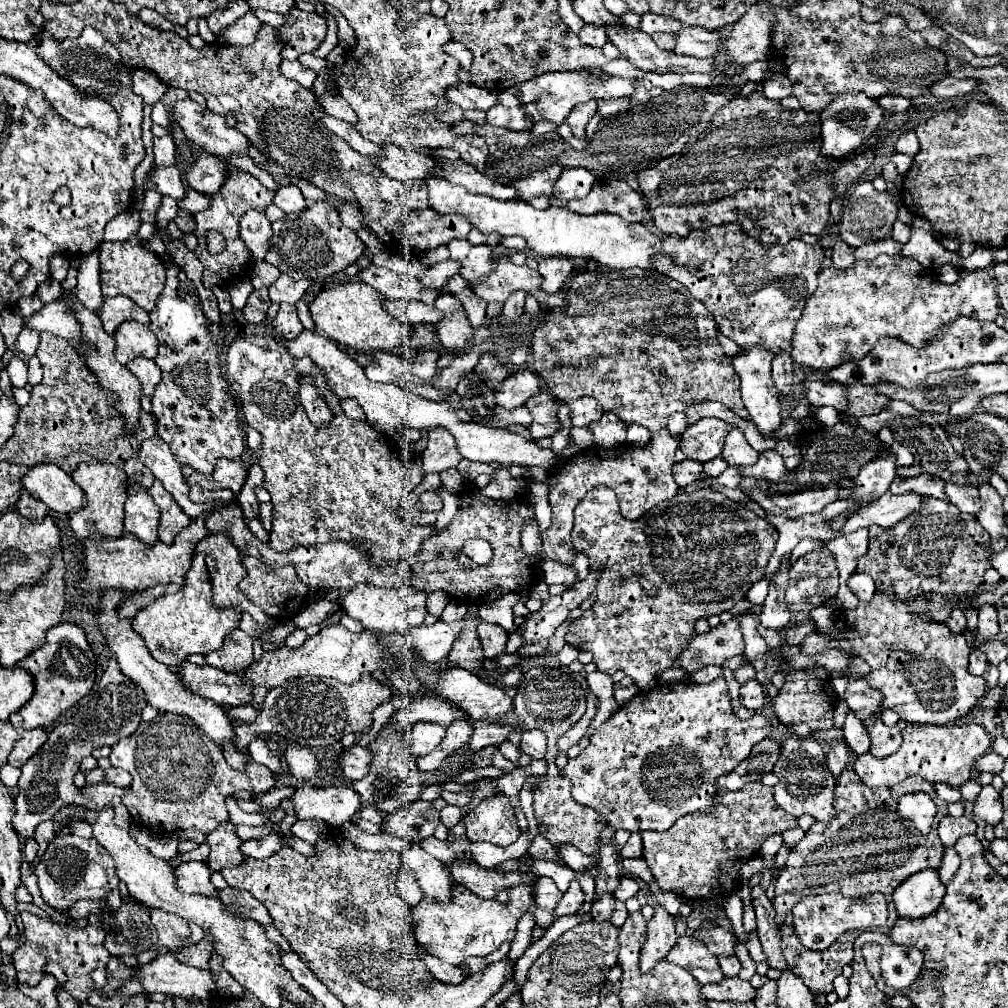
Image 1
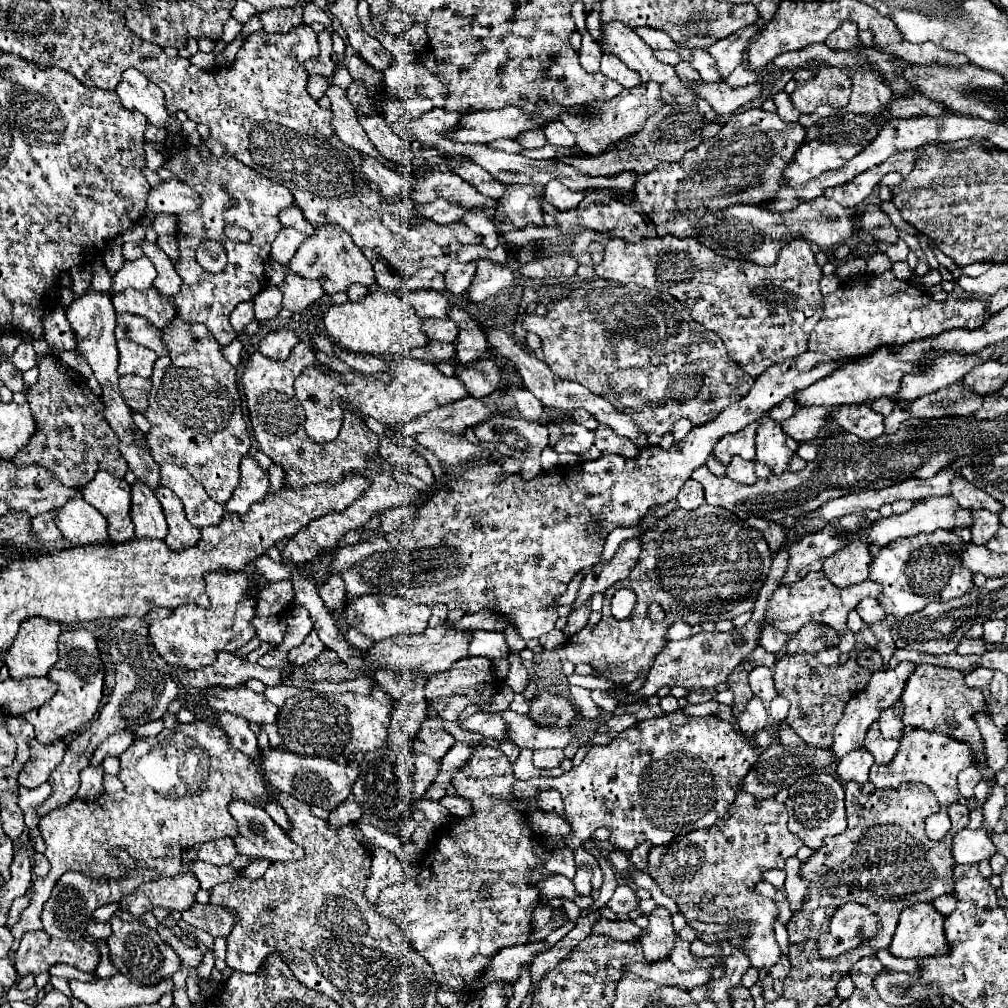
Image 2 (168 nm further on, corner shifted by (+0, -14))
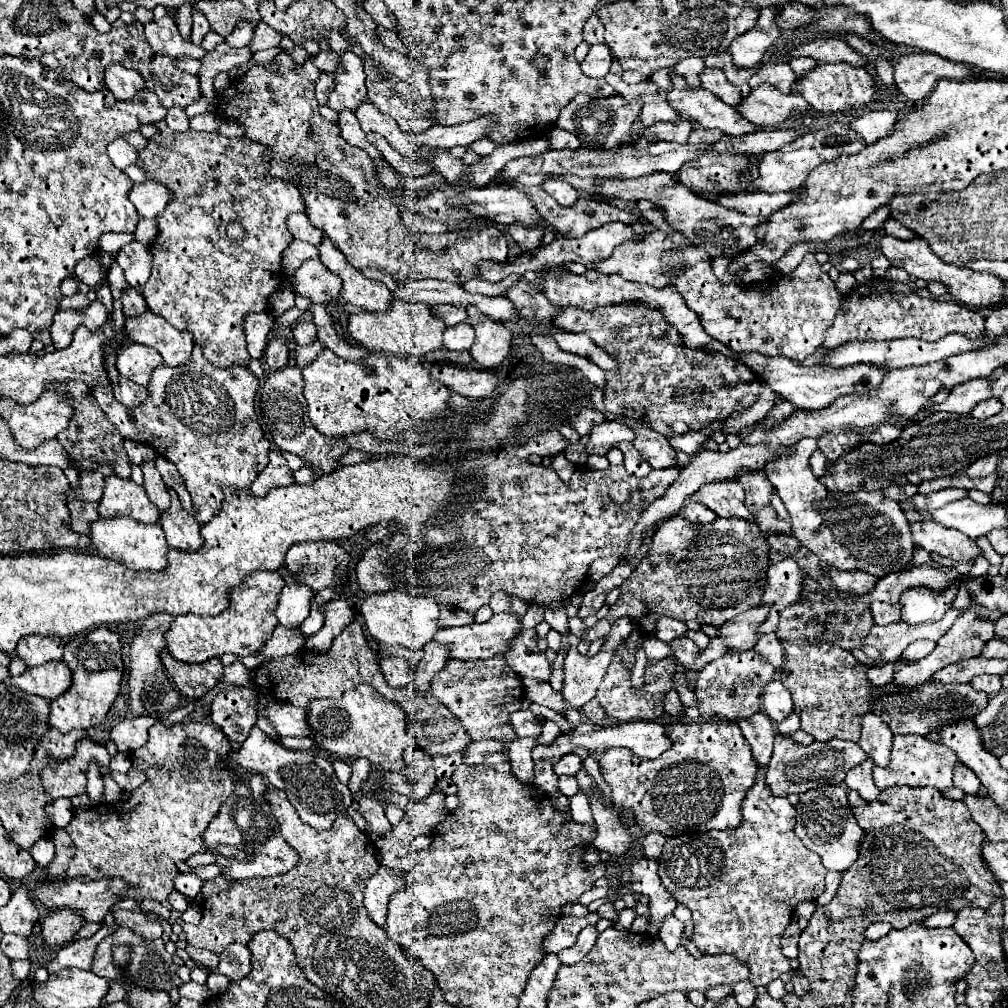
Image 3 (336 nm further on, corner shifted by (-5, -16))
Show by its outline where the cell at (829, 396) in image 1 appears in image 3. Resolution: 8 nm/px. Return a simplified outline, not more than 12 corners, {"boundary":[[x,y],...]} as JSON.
{"boundary":[[881,424],[869,434],[873,444],[889,444],[899,438],[901,428],[895,424]]}

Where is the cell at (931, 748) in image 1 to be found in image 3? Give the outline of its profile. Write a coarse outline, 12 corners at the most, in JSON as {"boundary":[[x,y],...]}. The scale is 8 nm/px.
{"boundary":[[895,736],[881,790],[953,786],[955,752],[923,736]]}

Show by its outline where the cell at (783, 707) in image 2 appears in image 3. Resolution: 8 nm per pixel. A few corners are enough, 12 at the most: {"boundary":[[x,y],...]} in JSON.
{"boundary":[[793,712],[779,724],[783,736],[791,736],[799,730],[799,716]]}

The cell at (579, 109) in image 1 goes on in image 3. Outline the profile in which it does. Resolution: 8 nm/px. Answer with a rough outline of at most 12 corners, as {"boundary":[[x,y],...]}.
{"boundary":[[563,128],[549,132],[553,150],[577,150],[581,146],[579,138]]}

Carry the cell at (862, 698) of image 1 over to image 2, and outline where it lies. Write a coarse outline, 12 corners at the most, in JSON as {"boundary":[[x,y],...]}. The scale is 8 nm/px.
{"boundary":[[886,708],[878,716],[884,738],[902,736],[902,710]]}

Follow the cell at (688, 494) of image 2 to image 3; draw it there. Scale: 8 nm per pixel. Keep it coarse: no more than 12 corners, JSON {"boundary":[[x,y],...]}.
{"boundary":[[701,502],[683,508],[683,516],[693,524],[711,524],[717,520]]}

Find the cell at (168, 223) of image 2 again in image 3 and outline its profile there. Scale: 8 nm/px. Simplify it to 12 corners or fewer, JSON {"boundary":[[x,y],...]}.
{"boundary":[[139,220],[135,240],[151,244],[157,236],[155,220]]}

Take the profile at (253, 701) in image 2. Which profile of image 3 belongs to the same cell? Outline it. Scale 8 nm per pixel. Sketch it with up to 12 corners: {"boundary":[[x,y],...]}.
{"boundary":[[285,702],[257,712],[279,736],[311,736],[307,714]]}

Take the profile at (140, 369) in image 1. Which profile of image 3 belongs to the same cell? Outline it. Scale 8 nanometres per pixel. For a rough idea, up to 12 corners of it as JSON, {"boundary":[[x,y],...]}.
{"boundary":[[127,378],[113,384],[115,400],[129,408],[147,398],[147,388]]}

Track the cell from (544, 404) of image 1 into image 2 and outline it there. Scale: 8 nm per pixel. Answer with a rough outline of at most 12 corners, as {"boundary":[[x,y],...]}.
{"boundary":[[570,416],[550,418],[562,430],[558,454],[582,454],[594,444],[594,432]]}

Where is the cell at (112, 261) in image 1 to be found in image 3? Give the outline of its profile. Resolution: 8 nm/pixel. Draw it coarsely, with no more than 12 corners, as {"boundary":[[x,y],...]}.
{"boundary":[[127,286],[121,292],[125,316],[149,310],[143,296]]}

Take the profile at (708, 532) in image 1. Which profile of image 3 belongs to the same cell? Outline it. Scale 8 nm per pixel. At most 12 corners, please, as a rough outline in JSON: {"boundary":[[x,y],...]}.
{"boundary":[[673,516],[587,642],[619,616],[721,626],[761,604],[755,522]]}

